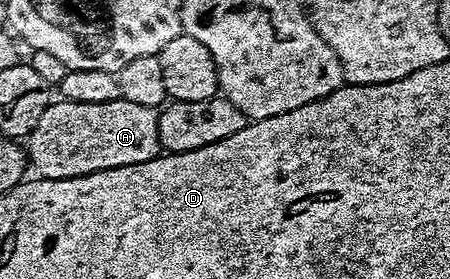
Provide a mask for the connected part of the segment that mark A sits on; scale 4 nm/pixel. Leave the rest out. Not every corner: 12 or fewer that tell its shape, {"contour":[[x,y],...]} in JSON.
{"contour":[[58,99],[24,148],[47,181],[159,156],[155,107]]}

